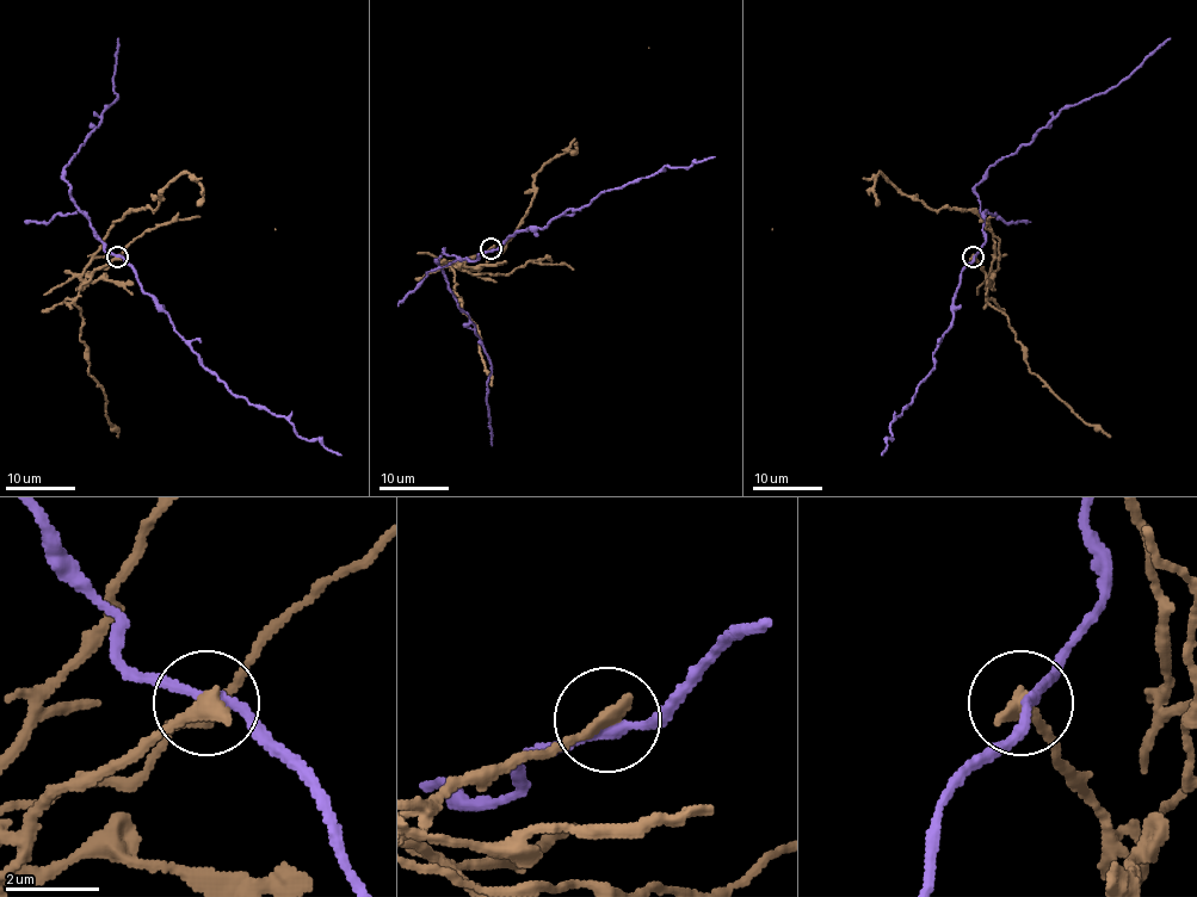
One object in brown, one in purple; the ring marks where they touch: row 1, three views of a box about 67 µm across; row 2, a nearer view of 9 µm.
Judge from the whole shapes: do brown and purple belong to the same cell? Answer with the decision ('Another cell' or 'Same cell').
Another cell

